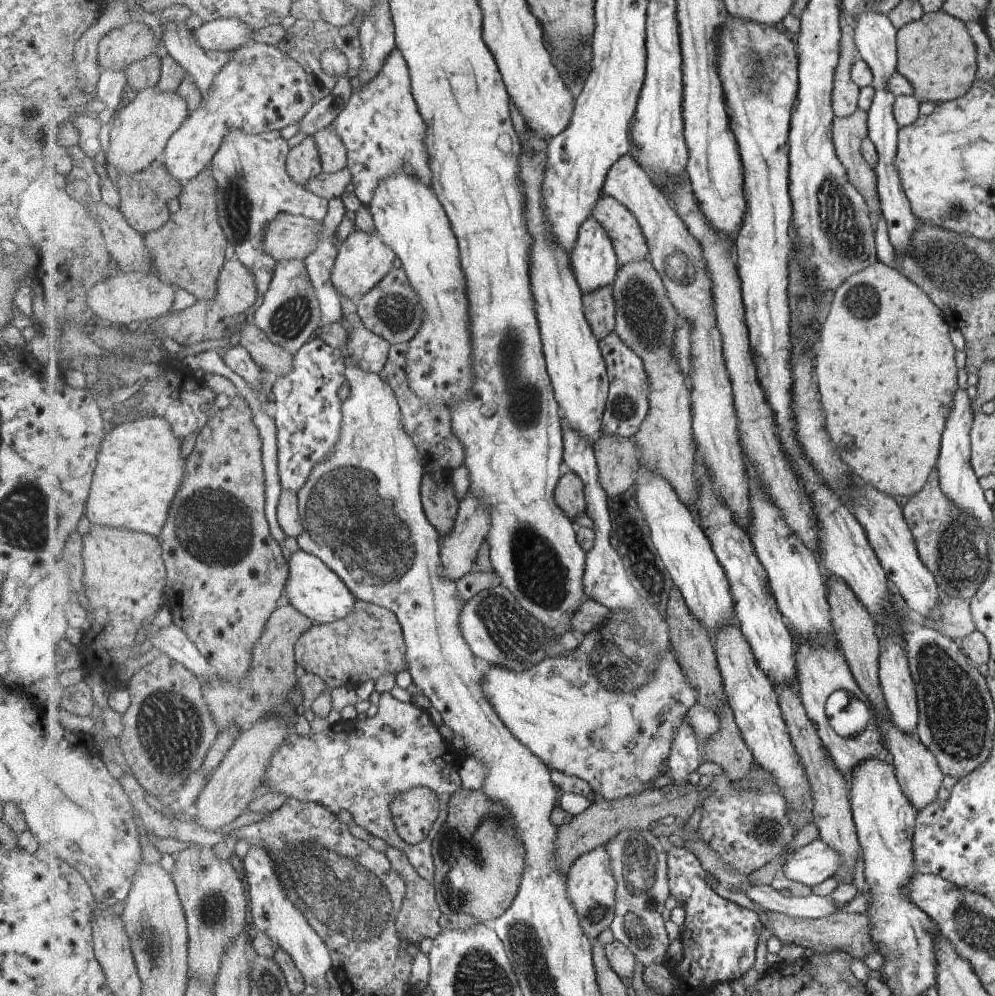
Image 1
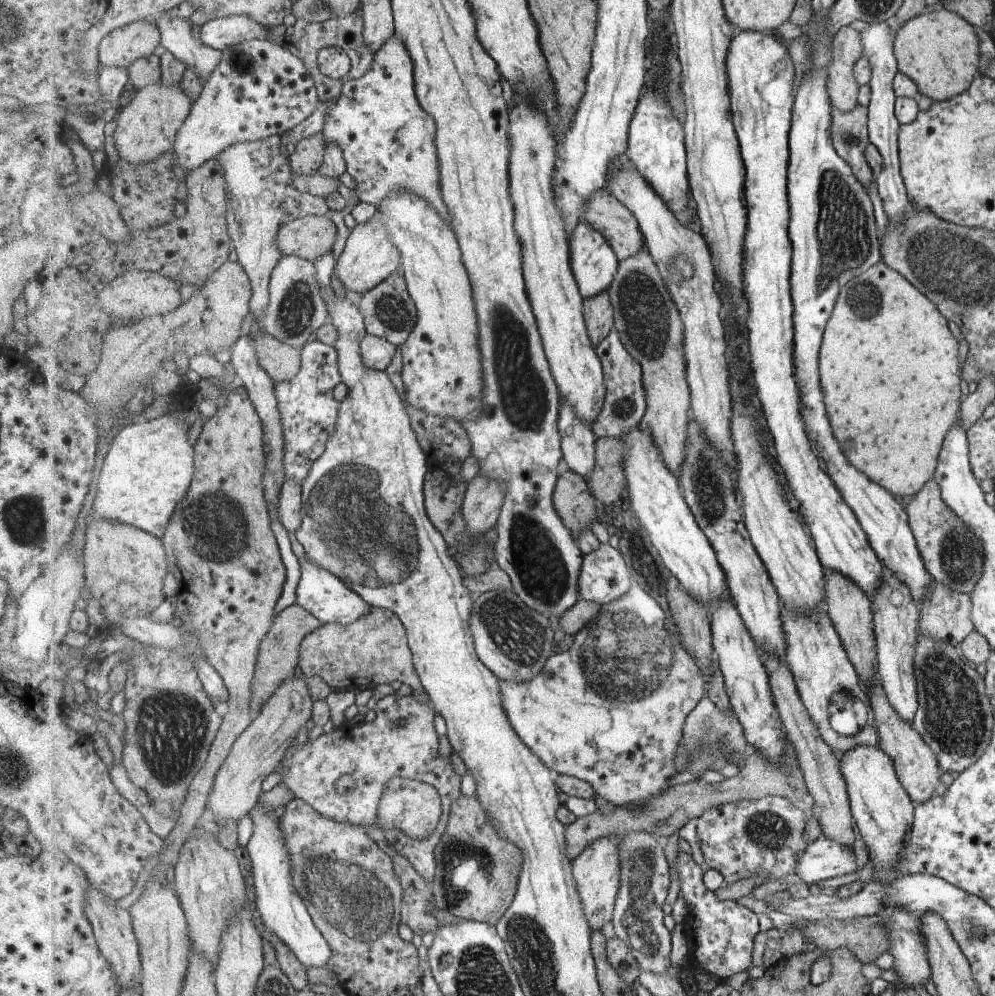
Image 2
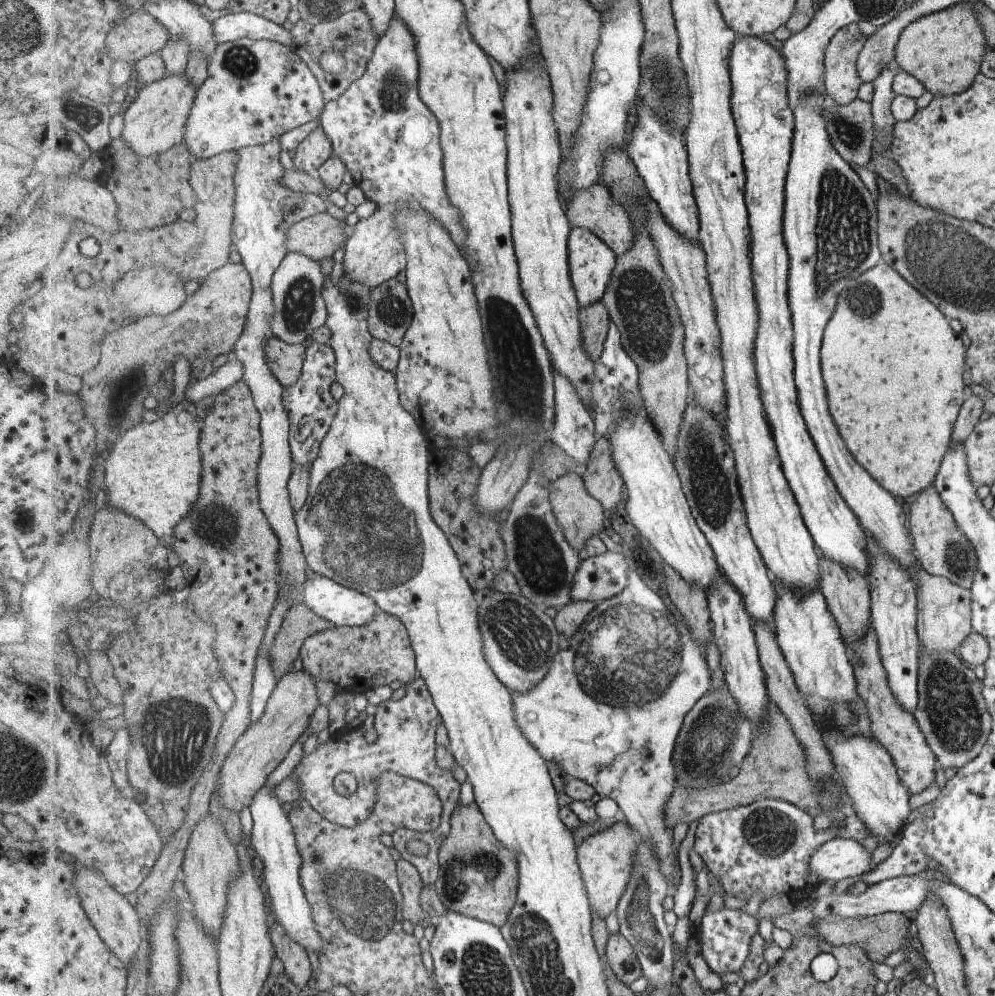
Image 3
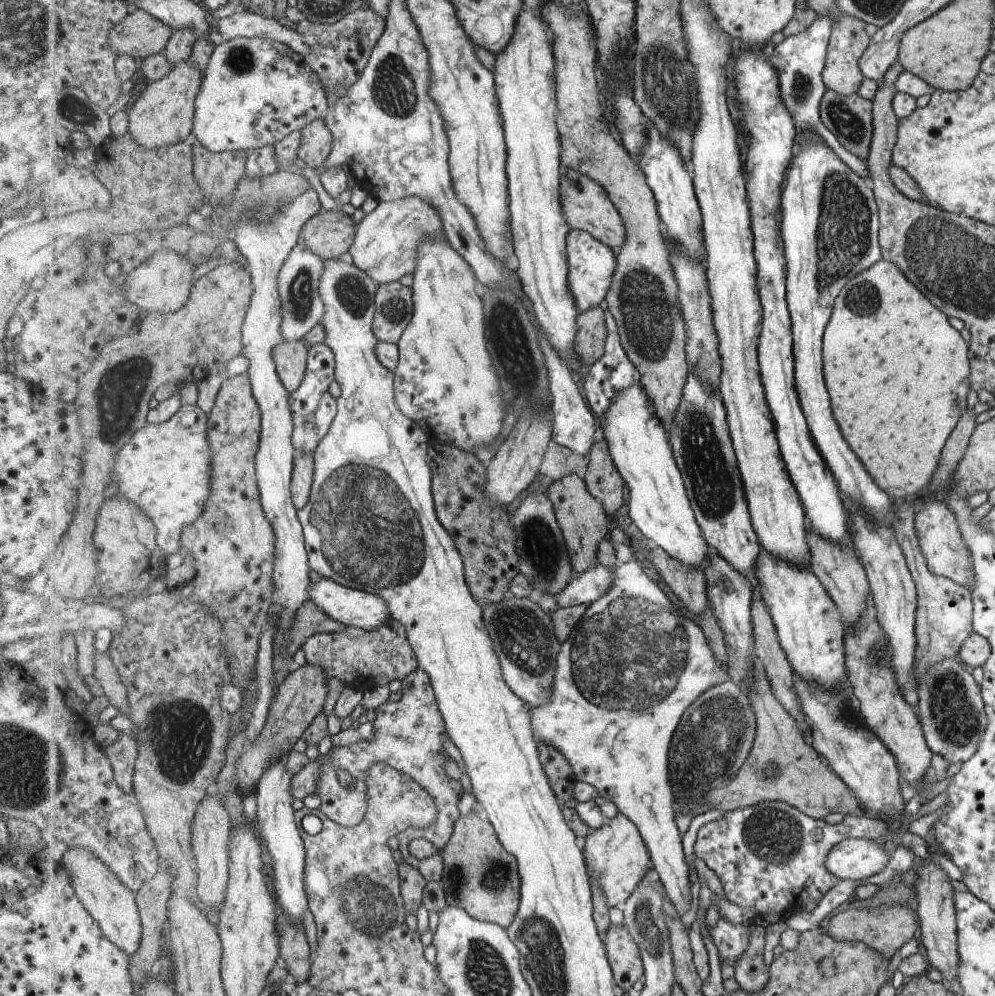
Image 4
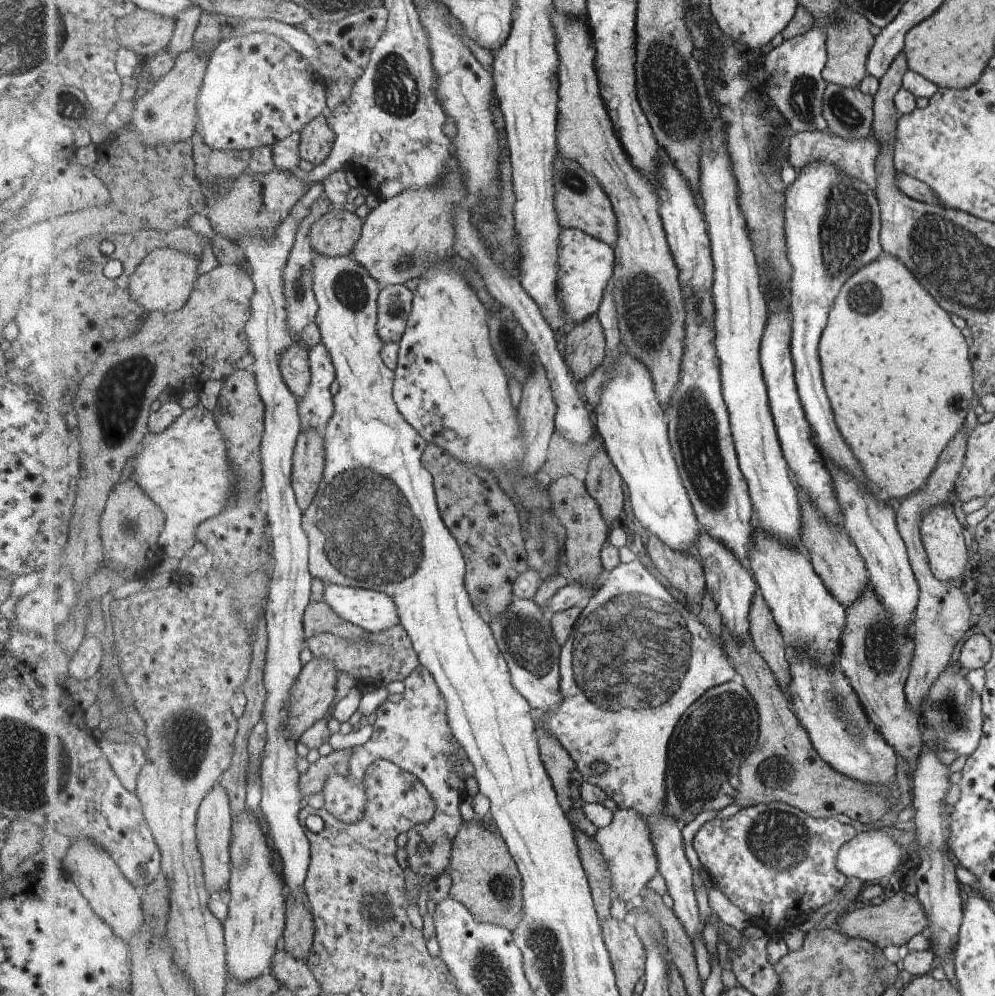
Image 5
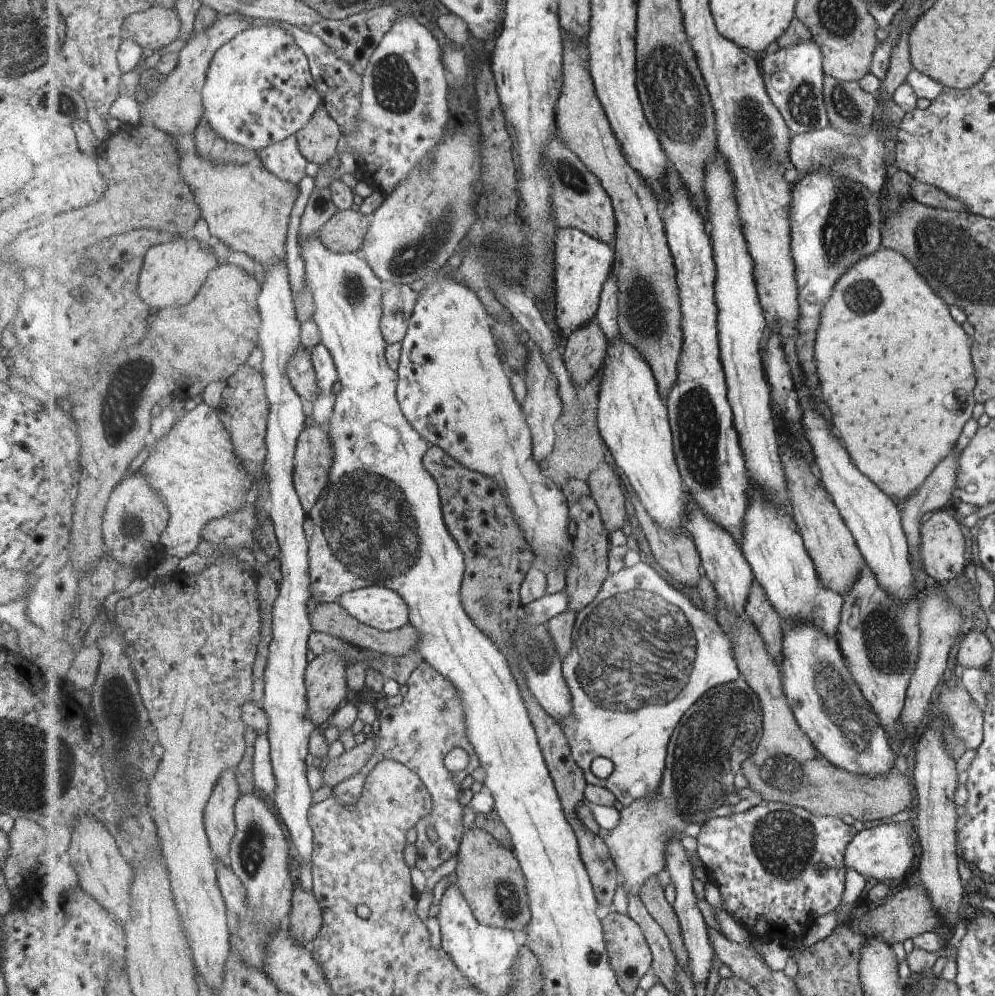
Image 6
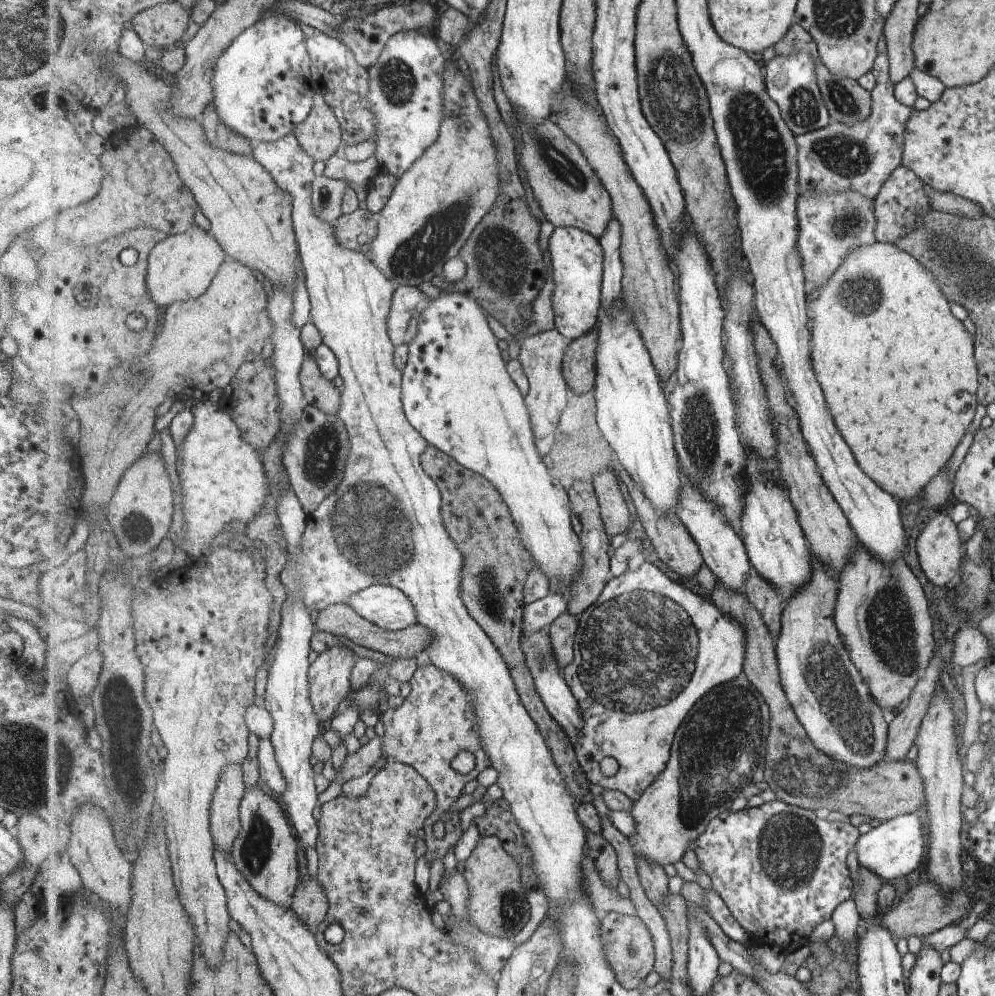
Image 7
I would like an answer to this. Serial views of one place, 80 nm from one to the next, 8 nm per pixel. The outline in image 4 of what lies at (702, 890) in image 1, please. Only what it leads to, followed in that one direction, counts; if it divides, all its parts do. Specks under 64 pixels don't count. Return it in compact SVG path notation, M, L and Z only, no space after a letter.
M719 918L710 931L719 952L719 960L722 958L727 964L736 965L750 945L751 924L751 919L745 921L745 924L735 925Z

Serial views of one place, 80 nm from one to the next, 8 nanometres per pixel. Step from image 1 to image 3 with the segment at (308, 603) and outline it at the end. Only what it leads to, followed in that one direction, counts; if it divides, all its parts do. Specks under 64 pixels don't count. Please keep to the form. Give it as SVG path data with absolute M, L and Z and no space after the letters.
M315 573L309 576L304 584L304 594L301 598L303 603L307 603L314 611L328 621L337 626L361 626L368 625L381 610L378 602L367 593L362 593L357 589L346 587L332 578Z

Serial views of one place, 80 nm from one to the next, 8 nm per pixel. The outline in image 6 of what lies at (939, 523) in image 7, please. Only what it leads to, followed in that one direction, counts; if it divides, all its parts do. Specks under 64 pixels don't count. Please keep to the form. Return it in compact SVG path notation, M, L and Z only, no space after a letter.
M934 511L923 522L919 536L917 552L920 556L920 565L931 578L934 578L937 583L948 582L949 584L949 581L953 581L957 574L961 574L961 570L964 570L963 564L965 564L965 558L963 558L965 540L957 522L947 512Z

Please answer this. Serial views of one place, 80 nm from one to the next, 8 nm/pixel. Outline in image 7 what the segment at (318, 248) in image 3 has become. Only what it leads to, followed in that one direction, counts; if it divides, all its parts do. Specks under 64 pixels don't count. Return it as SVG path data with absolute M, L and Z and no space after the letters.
M361 208L351 214L343 214L333 224L338 241L348 249L369 253L378 235L380 214Z

